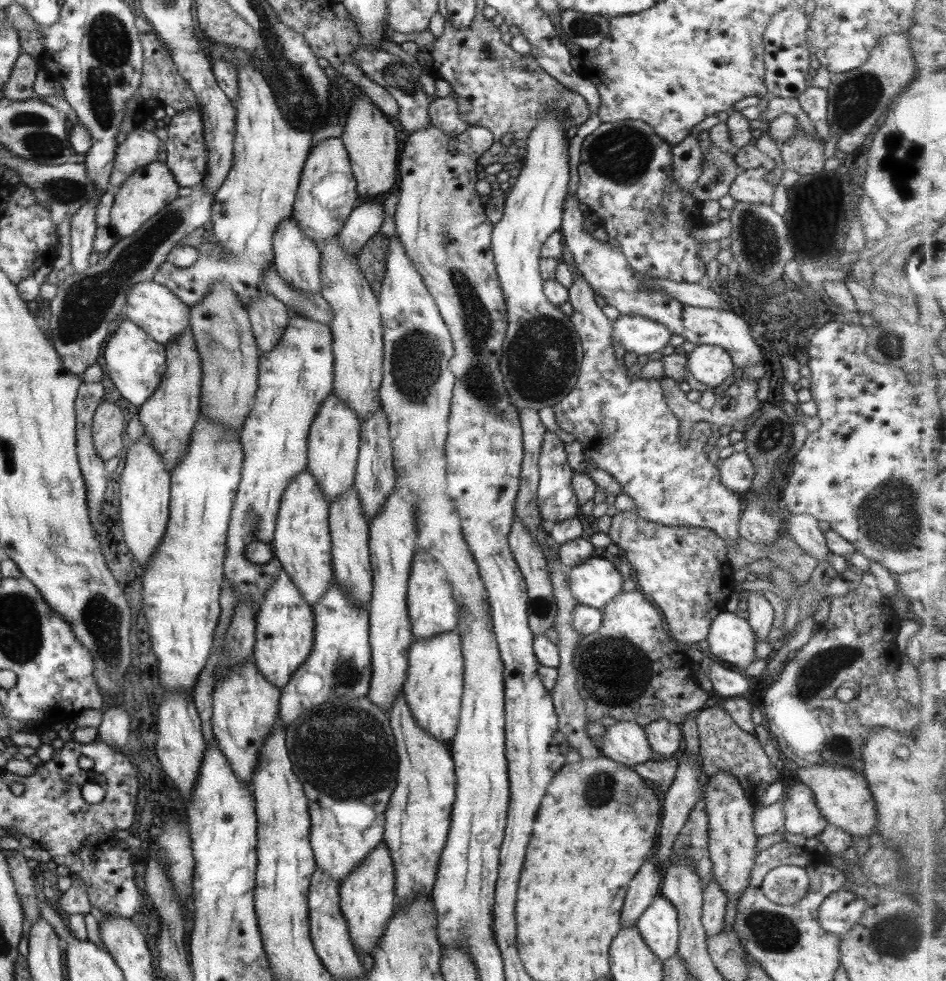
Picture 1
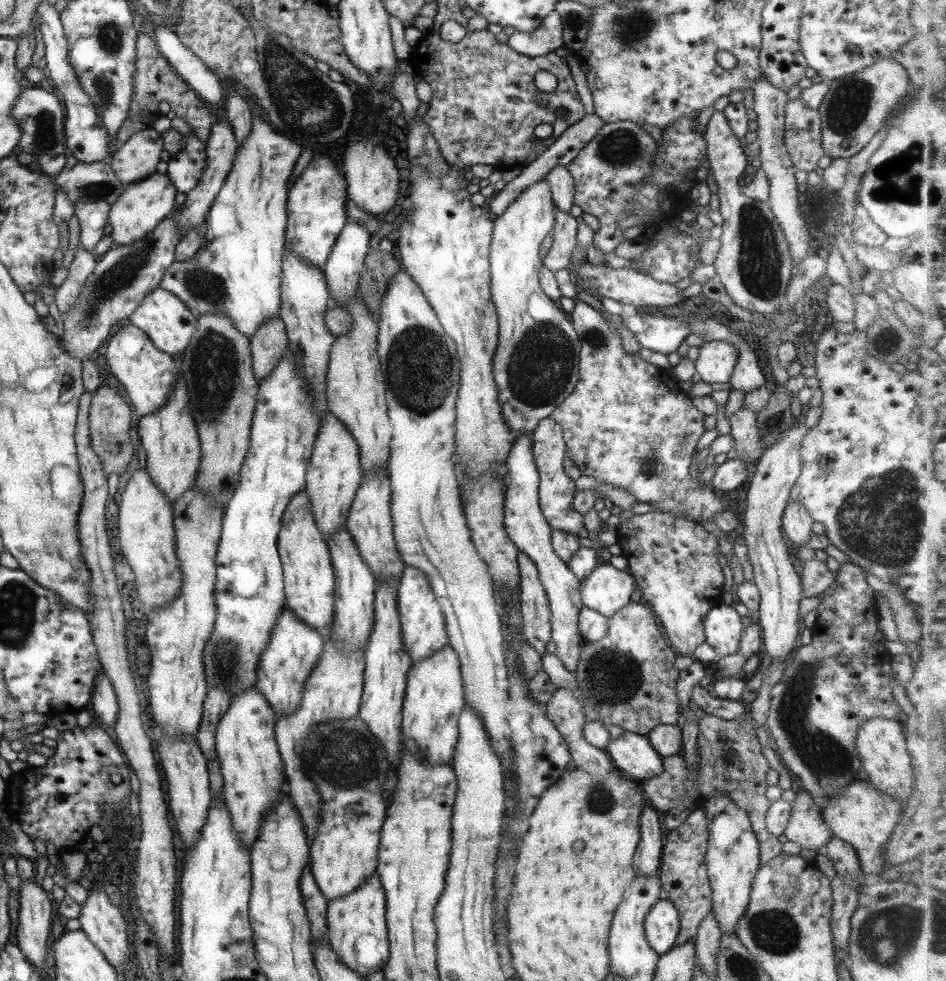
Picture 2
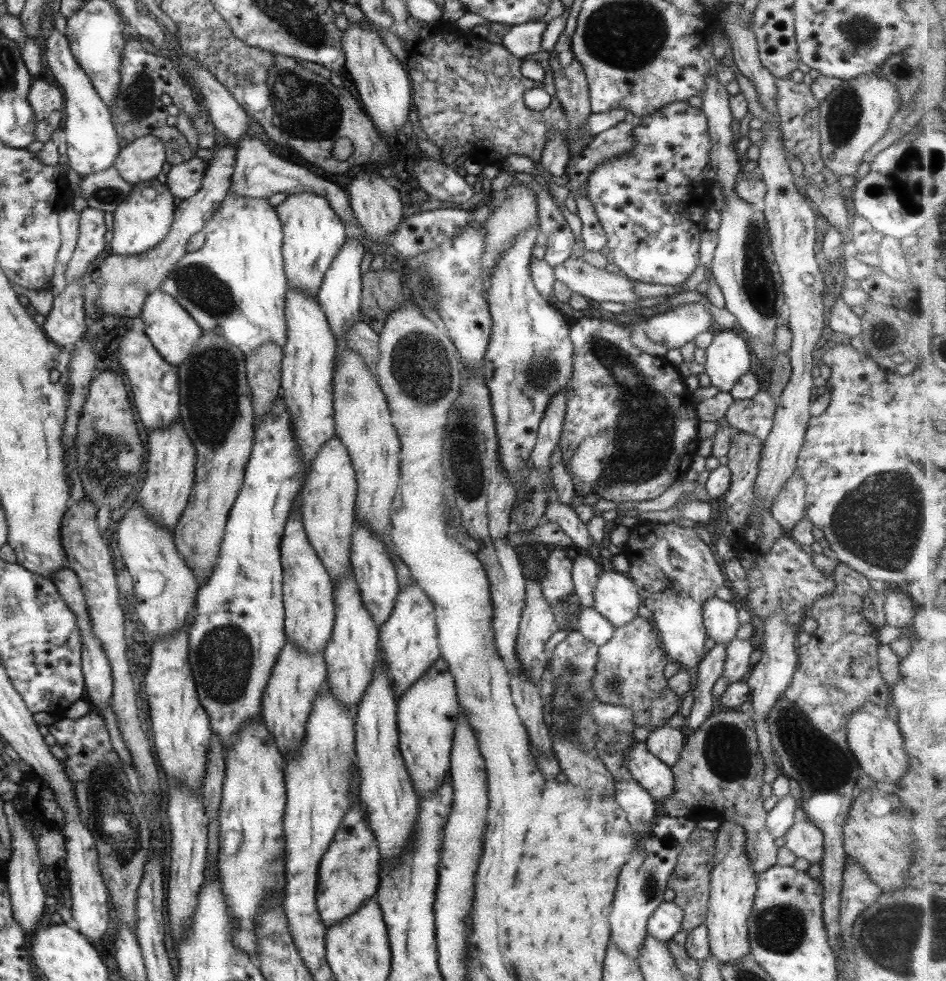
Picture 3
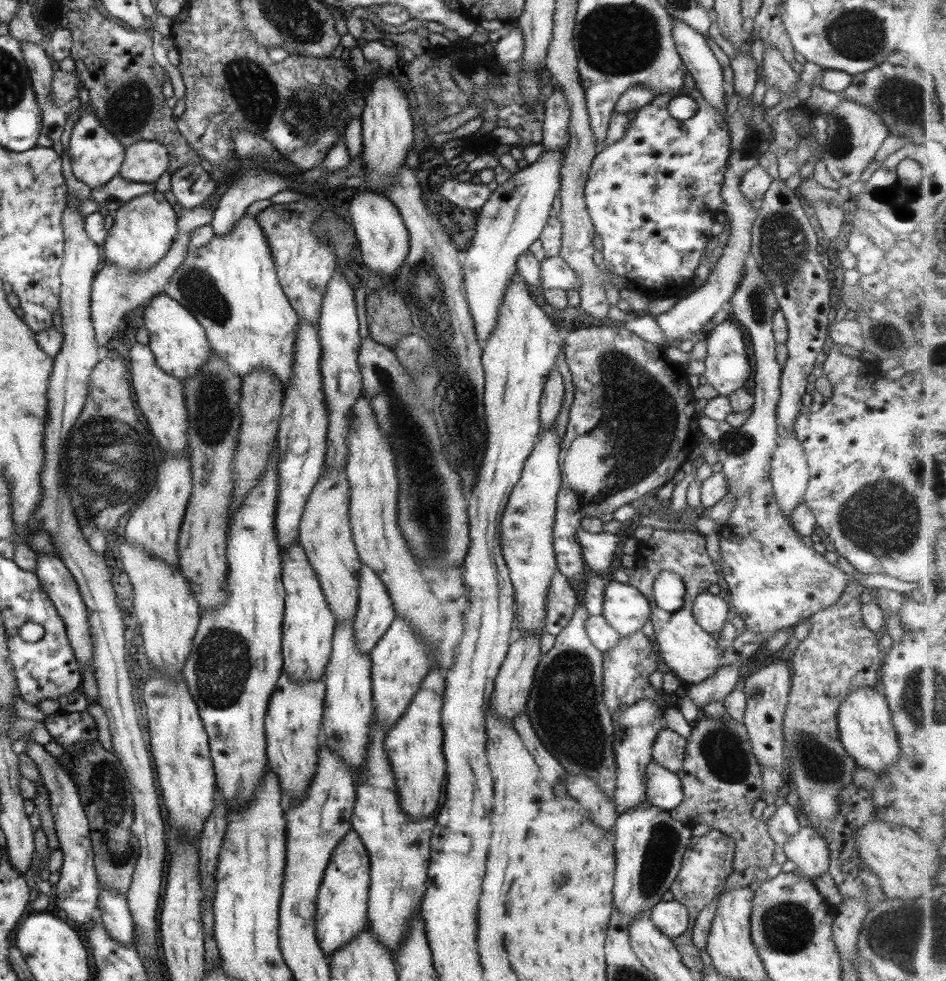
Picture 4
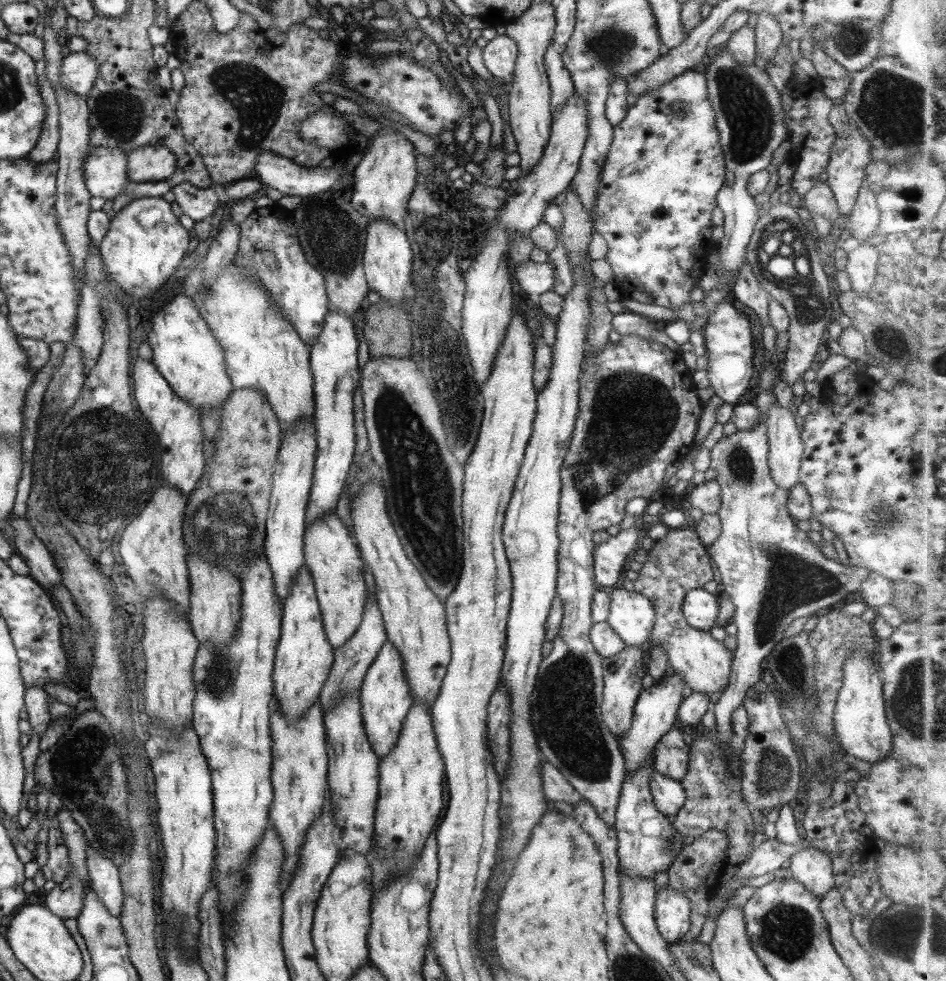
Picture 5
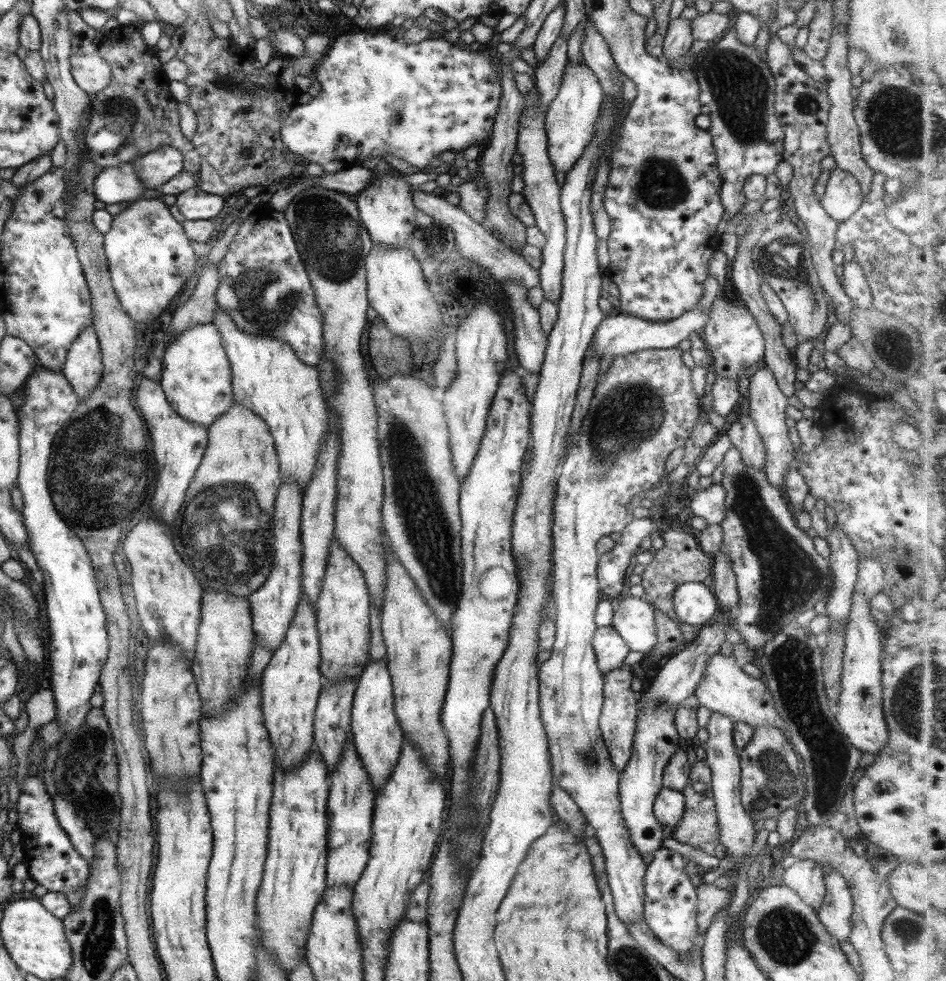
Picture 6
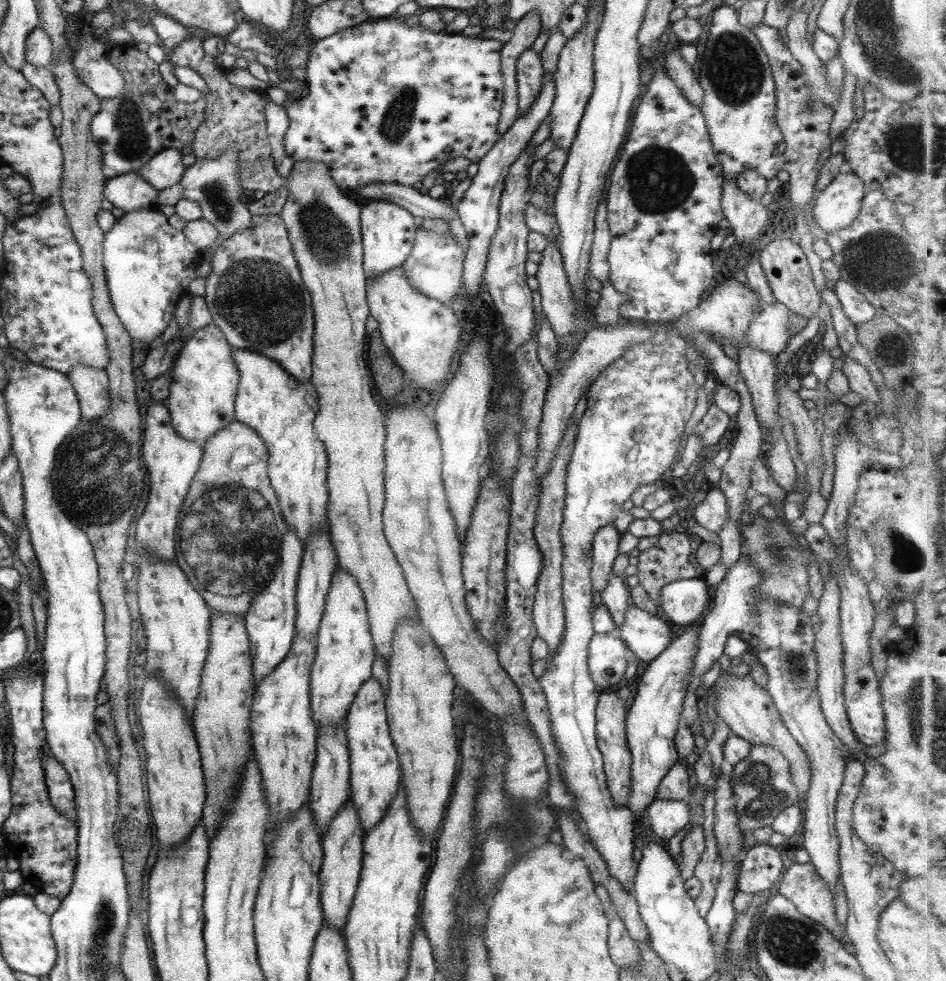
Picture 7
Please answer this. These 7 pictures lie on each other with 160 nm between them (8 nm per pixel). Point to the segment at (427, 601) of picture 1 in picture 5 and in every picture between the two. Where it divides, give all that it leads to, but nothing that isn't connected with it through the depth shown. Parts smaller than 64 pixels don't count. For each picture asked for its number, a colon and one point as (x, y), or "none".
2: (422, 631)
3: (407, 639)
4: (398, 662)
5: (384, 699)

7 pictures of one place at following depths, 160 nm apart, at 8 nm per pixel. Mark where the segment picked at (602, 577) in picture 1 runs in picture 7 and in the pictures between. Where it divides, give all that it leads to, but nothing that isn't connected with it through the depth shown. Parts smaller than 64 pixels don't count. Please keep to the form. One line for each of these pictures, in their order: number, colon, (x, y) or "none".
2: (606, 590)
3: (616, 598)
4: (625, 609)
5: (631, 615)
6: (633, 620)
7: (645, 635)

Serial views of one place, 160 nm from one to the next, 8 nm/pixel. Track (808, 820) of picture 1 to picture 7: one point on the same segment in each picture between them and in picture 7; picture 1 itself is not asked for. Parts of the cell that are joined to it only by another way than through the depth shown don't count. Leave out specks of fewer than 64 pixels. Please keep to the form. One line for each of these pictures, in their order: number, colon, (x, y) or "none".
2: (806, 828)
3: (803, 841)
4: (806, 850)
5: (809, 867)
6: (804, 878)
7: (800, 884)

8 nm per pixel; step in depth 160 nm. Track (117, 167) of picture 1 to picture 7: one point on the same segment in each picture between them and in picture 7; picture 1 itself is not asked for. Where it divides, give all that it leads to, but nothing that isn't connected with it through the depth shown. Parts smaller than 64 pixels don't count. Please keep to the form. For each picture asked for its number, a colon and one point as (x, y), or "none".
2: (135, 160)
3: (140, 160)
4: (143, 162)
5: (155, 163)
6: (154, 169)
7: (163, 170)

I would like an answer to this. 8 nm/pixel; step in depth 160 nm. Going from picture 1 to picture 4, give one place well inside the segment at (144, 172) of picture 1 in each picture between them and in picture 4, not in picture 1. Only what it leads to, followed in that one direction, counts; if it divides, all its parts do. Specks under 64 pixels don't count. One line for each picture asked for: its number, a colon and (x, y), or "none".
2: (143, 204)
3: (143, 219)
4: (143, 229)

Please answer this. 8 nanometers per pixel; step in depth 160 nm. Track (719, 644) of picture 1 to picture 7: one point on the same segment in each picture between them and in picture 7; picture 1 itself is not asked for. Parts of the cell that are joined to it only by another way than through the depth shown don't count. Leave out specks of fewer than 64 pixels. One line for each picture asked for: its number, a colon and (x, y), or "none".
2: (722, 627)
3: (719, 618)
4: (709, 611)
5: (699, 607)
6: (693, 603)
7: (680, 602)

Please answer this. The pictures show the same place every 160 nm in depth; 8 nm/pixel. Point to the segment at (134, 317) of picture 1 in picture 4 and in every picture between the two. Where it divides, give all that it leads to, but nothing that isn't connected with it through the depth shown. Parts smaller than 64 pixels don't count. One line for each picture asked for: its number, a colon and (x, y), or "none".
2: (164, 319)
3: (172, 332)
4: (177, 341)

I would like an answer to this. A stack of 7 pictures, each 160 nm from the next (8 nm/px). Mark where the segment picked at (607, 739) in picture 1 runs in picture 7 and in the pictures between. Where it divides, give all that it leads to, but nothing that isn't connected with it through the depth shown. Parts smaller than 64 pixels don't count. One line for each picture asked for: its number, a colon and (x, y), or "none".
2: (632, 755)
3: (654, 776)
4: (663, 790)
5: (667, 795)
6: (668, 807)
7: (665, 817)

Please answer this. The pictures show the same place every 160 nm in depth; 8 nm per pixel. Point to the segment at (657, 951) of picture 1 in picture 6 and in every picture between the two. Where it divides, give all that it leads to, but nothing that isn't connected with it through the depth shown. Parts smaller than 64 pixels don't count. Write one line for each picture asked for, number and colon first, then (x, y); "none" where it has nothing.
2: (661, 926)
3: (665, 921)
4: (671, 918)
5: (671, 909)
6: (669, 908)

